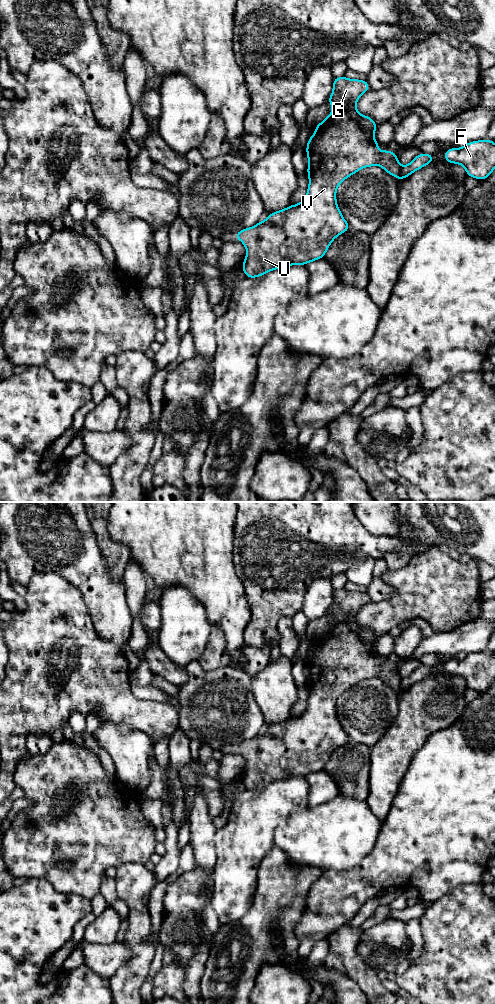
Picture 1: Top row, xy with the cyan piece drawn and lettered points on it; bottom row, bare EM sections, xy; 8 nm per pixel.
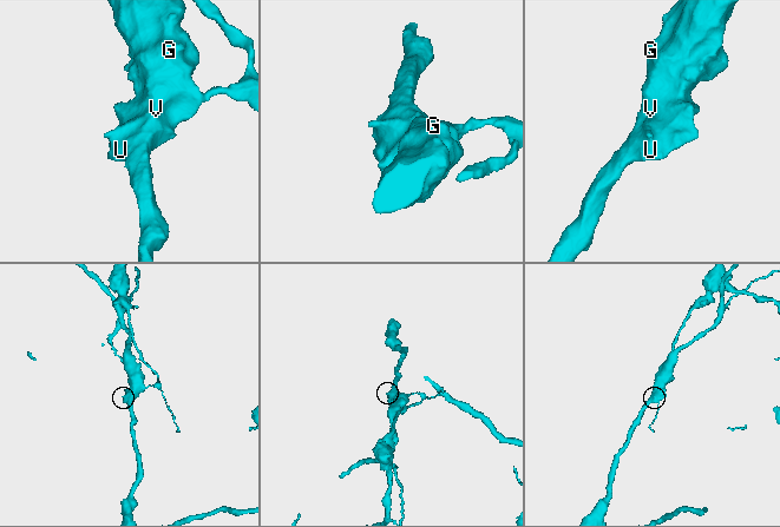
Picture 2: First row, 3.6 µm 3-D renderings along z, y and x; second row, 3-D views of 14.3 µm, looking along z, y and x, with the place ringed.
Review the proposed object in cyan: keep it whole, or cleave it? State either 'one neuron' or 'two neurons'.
two neurons

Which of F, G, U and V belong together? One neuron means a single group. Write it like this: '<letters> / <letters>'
F / G U V

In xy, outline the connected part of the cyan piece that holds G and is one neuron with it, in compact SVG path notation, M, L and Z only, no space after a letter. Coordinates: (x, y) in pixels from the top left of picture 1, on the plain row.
M334 590L333 604L326 614L333 616L332 624L314 640L315 646L309 650L306 659L309 689L306 710L299 716L270 725L264 733L235 746L247 762L242 775L246 789L256 790L278 780L306 777L323 770L332 753L350 741L336 713L338 698L349 688L364 679L378 677L401 692L402 678L397 667L390 662L377 662L380 655L373 647L378 637L370 628L361 627L356 620L356 614L368 602L370 599L366 591Z

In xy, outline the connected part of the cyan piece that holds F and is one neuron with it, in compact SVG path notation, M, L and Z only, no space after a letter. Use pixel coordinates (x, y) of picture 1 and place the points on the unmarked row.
M489 651L468 654L462 660L446 662L444 671L463 677L469 689L484 692L495 681L495 654Z

